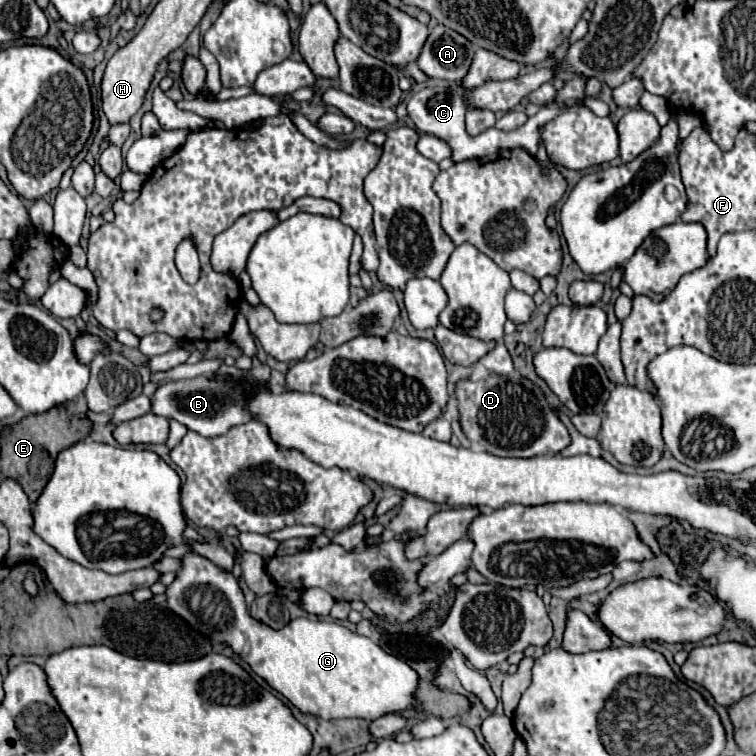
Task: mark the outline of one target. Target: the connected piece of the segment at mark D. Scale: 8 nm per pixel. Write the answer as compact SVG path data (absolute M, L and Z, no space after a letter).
M488 376L482 380L464 378L454 386L458 398L460 426L466 438L482 450L504 458L534 458L544 454L558 454L570 446L570 434L558 412L550 406L546 394L528 378Z

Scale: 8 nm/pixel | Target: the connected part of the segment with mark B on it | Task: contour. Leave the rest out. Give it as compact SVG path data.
M206 376L176 380L160 386L152 398L152 412L158 416L174 418L180 424L186 424L186 428L208 438L226 434L232 426L254 420L250 412L246 412L246 394L238 392L232 384L210 384Z

